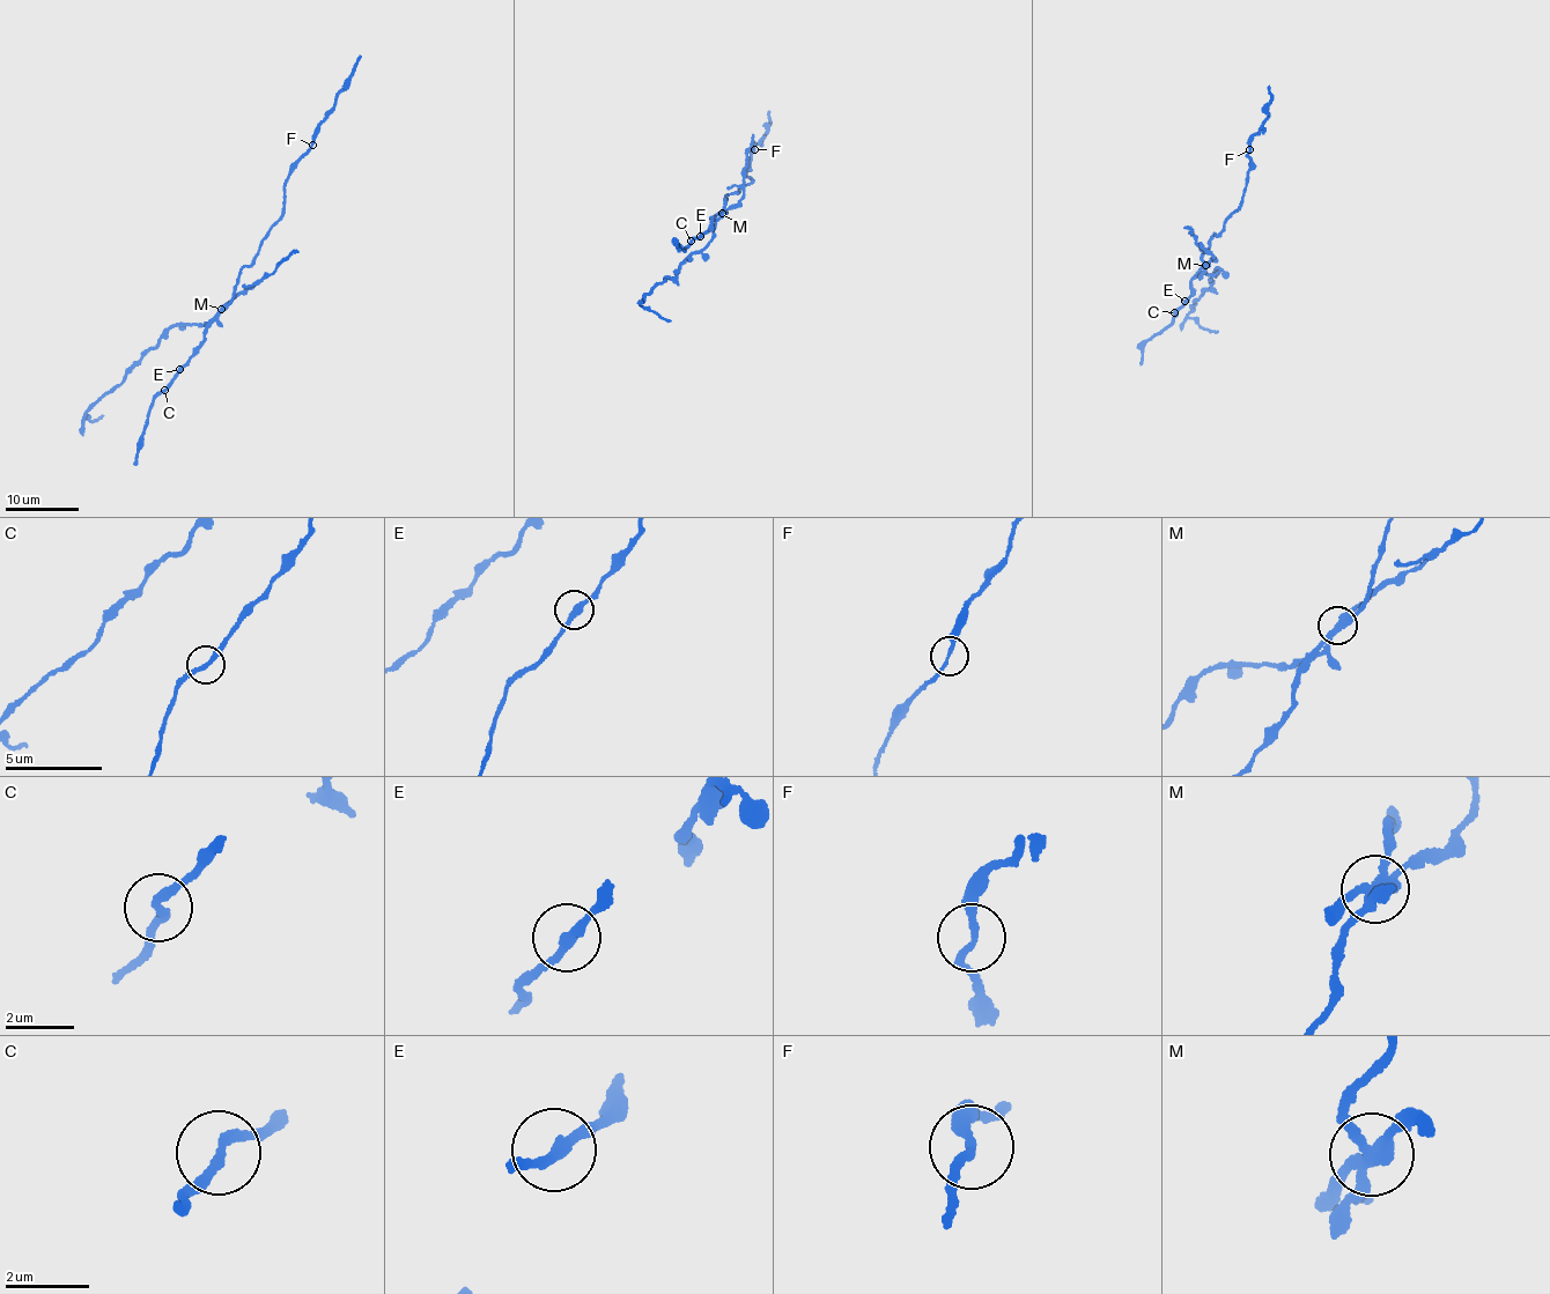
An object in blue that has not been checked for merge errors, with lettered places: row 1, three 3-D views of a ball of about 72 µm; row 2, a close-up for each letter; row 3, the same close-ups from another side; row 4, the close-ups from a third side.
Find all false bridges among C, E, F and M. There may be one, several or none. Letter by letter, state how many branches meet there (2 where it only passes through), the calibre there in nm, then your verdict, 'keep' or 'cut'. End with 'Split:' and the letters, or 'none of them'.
C: 2 | 240 nm | keep
E: 2 | 280 nm | keep
F: 2 | 170 nm | cut
M: 4 | 320 nm | cut
Split: F, M

